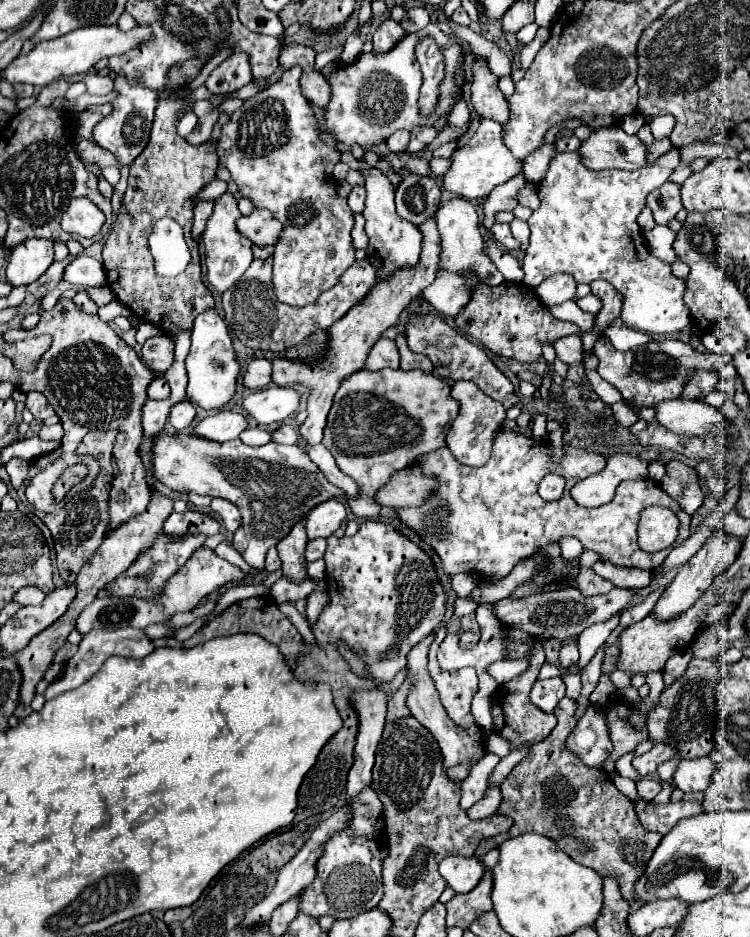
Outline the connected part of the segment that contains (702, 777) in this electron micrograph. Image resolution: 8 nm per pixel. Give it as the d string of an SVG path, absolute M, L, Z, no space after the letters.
M704 758L680 760L678 770L674 772L674 786L682 792L704 792L710 784L712 762Z

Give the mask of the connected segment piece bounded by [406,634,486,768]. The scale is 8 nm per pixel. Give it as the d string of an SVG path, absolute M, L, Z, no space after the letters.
M434 634L426 636L426 640L416 644L416 648L412 648L412 652L408 654L408 668L410 668L408 674L414 676L414 686L412 686L412 690L408 694L408 700L406 700L408 708L410 708L412 716L416 720L420 720L420 724L424 724L432 732L432 736L436 738L436 742L438 742L438 746L442 750L442 756L444 756L444 768L452 768L452 766L458 766L462 762L478 762L486 754L486 746L480 740L476 740L474 736L470 736L468 732L464 732L464 728L458 728L450 720L444 706L440 704L438 692L436 692L436 688L432 684L432 678L428 676L426 656L428 656L428 646L432 644L432 640L434 640Z

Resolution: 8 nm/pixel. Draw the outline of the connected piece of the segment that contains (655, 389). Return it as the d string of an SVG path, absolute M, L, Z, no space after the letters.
M600 336L594 344L594 352L600 360L598 374L610 382L626 402L632 402L636 406L652 406L660 400L678 398L682 394L684 384L688 382L688 376L692 376L692 368L712 368L720 370L724 366L722 358L716 354L702 354L694 350L690 344L684 344L680 340L652 340L646 346L620 352L612 346L608 336Z

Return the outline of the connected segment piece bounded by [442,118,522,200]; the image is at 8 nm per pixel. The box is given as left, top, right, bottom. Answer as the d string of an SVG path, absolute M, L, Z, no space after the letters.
M486 118L480 122L480 128L472 136L472 140L452 152L452 164L442 176L442 188L456 194L458 198L476 200L488 196L494 186L502 184L504 180L510 180L512 176L516 176L516 172L522 172L520 160L516 160L512 152L504 148L504 142L500 142L500 126L494 120Z

